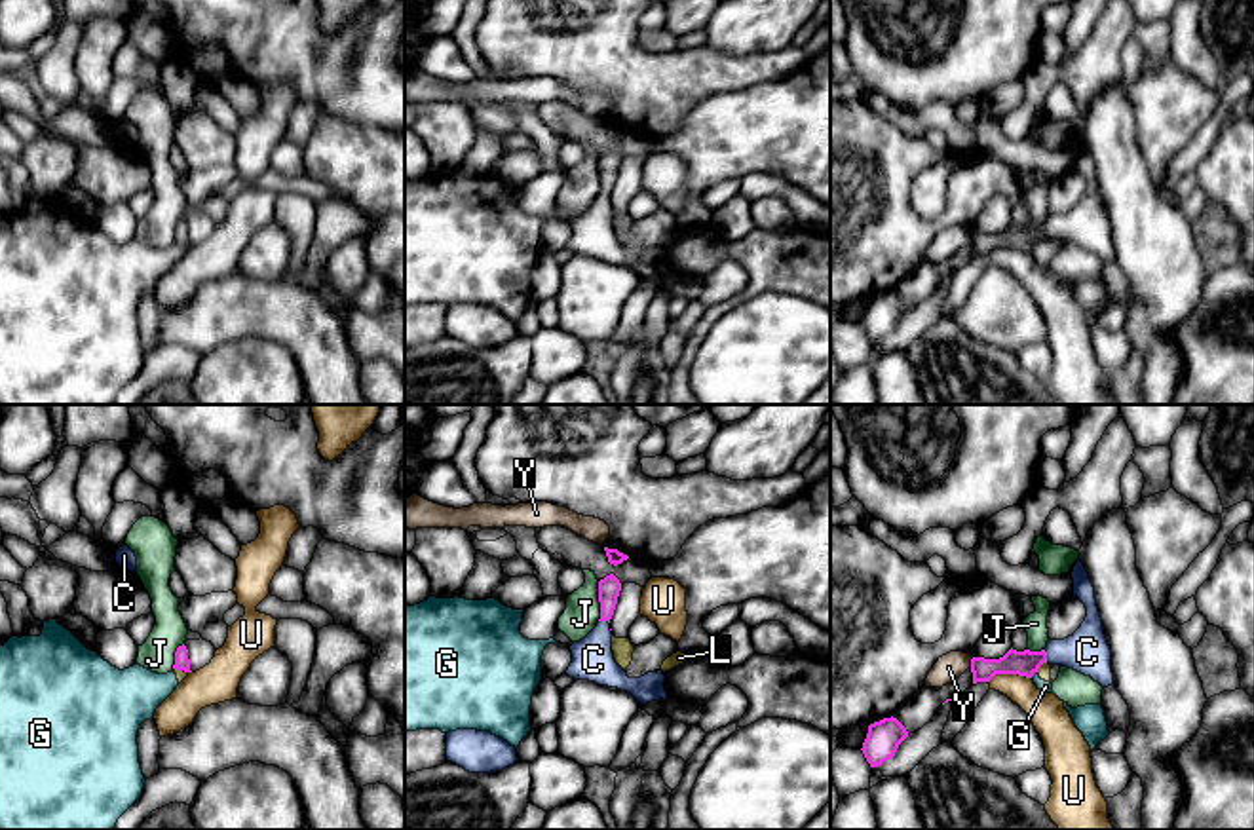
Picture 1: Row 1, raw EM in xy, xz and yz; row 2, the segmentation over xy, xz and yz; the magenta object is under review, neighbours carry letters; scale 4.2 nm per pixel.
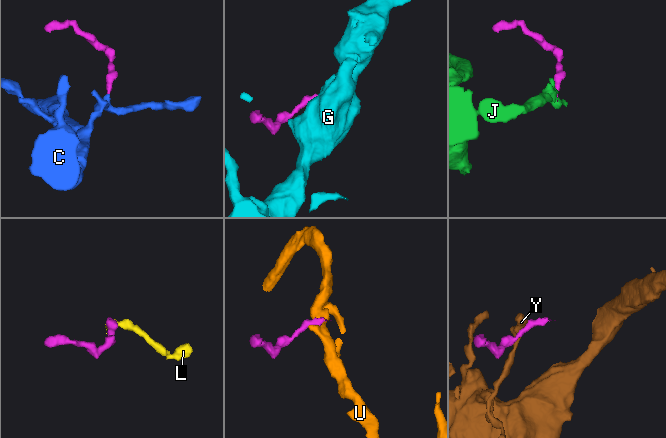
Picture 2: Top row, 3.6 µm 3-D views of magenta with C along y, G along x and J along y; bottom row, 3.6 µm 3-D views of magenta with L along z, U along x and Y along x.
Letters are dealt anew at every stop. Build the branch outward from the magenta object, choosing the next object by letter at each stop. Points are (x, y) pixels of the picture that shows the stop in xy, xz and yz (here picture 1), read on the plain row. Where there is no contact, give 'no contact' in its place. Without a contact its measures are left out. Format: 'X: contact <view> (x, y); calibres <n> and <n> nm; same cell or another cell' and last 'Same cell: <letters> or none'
C: contact yz (1045, 230); calibres 110 and 190 nm; same cell
G: contact yz (1032, 249); calibres 110 and 50 nm; another cell
J: contact xz (599, 175); calibres 100 and 150 nm; another cell
L: contact xy (181, 244); calibres 60 and 50 nm; another cell
U: contact yz (1009, 247); calibres 110 and 150 nm; another cell
Y: contact yz (971, 236); calibres 110 and 120 nm; another cell
Same cell: C

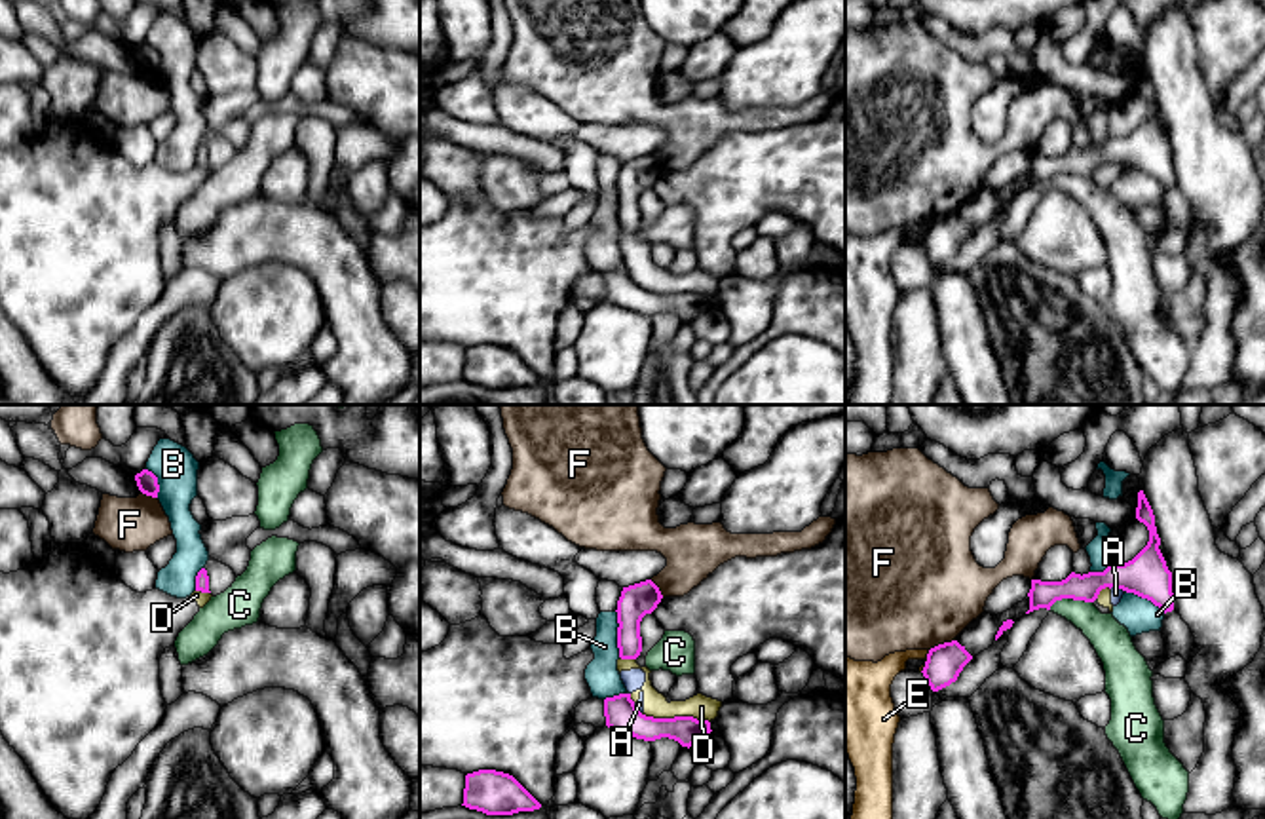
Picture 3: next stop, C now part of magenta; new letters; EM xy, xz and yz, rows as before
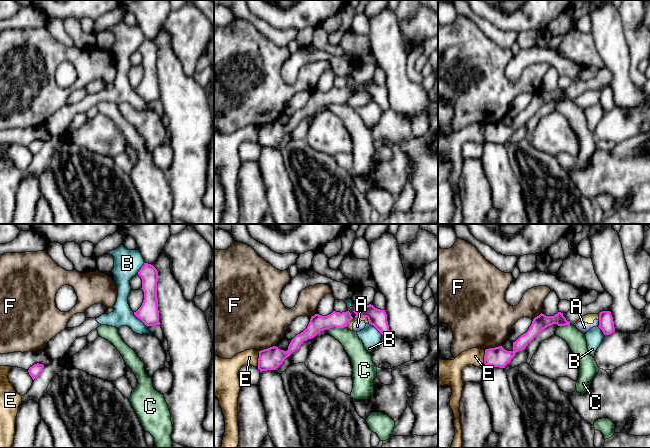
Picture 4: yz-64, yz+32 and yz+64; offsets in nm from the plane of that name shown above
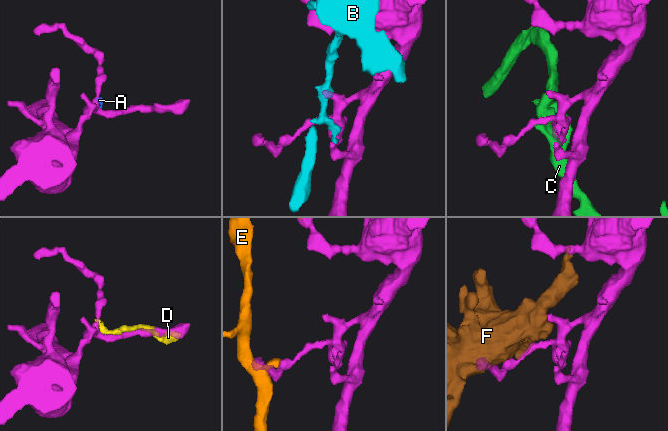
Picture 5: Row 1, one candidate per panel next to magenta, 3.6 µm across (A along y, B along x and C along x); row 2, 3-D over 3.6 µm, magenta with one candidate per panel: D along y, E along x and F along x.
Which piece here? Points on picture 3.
A: contact yz (1117, 162); calibres 190 and 50 nm; another cell
B: contact xz (618, 208); calibres 140 and 140 nm; another cell
C: contact yz (1070, 171); calibres 120 and 160 nm; another cell
D: contact xz (675, 291); calibres 140 and 110 nm; another cell
E: contact yz (927, 230); calibres 160 and 150 nm; another cell
F: contact yz (941, 219); calibres 160 and 500 nm; another cell
Same cell: none

